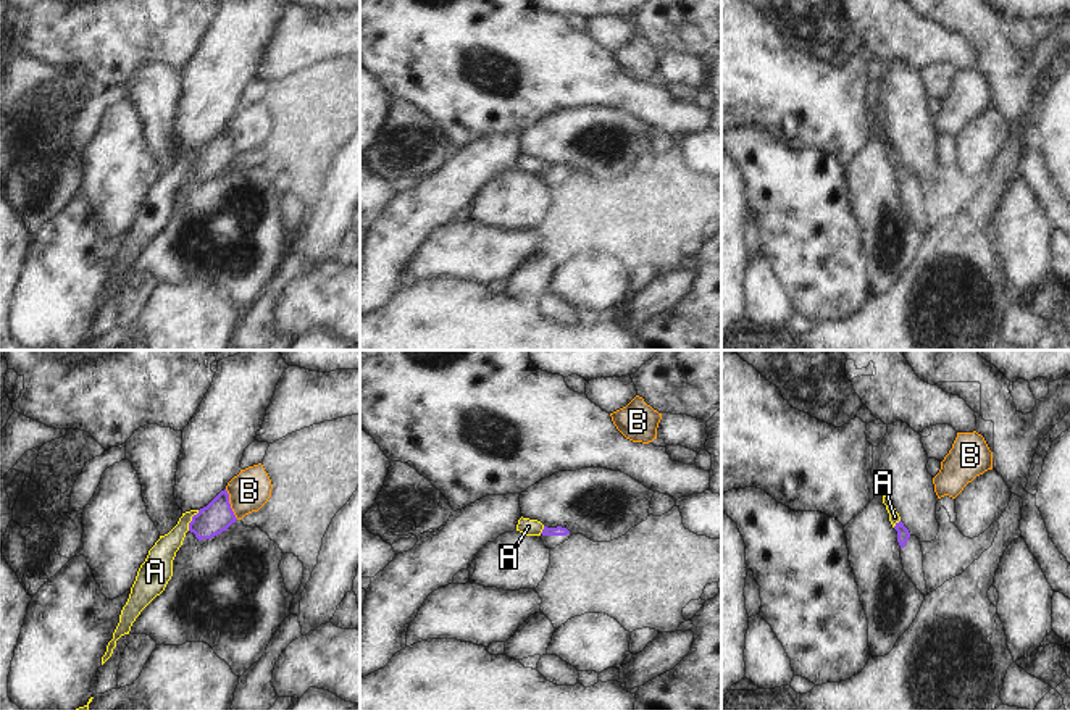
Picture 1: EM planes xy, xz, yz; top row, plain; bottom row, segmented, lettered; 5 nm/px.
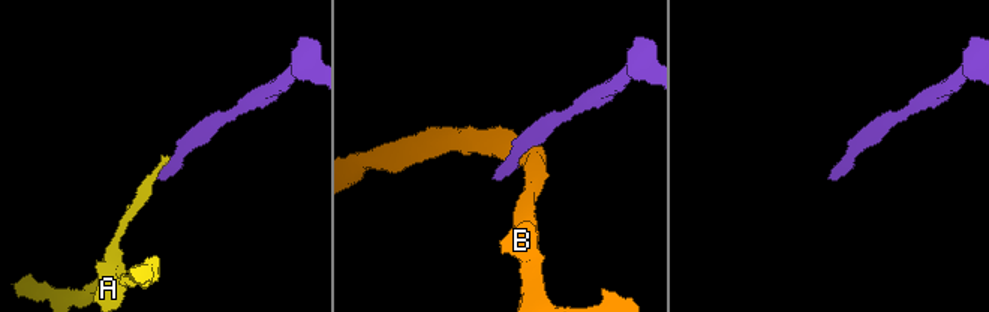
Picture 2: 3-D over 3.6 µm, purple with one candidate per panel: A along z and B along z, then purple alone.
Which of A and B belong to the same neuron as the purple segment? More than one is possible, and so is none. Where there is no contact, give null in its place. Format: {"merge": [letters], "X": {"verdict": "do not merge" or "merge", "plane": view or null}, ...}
{"merge": [], "A": {"verdict": "do not merge", "plane": "xy"}, "B": {"verdict": "do not merge", "plane": "xy"}}

